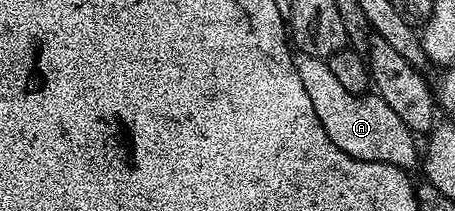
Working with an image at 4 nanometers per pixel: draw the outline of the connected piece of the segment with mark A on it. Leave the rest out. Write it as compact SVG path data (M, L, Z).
M302 52L294 59L297 74L309 95L314 114L337 148L354 159L366 162L391 163L406 170L418 165L421 156L415 144L417 140L414 131L378 94L371 92L362 95L346 91L338 79L334 78L326 59Z

